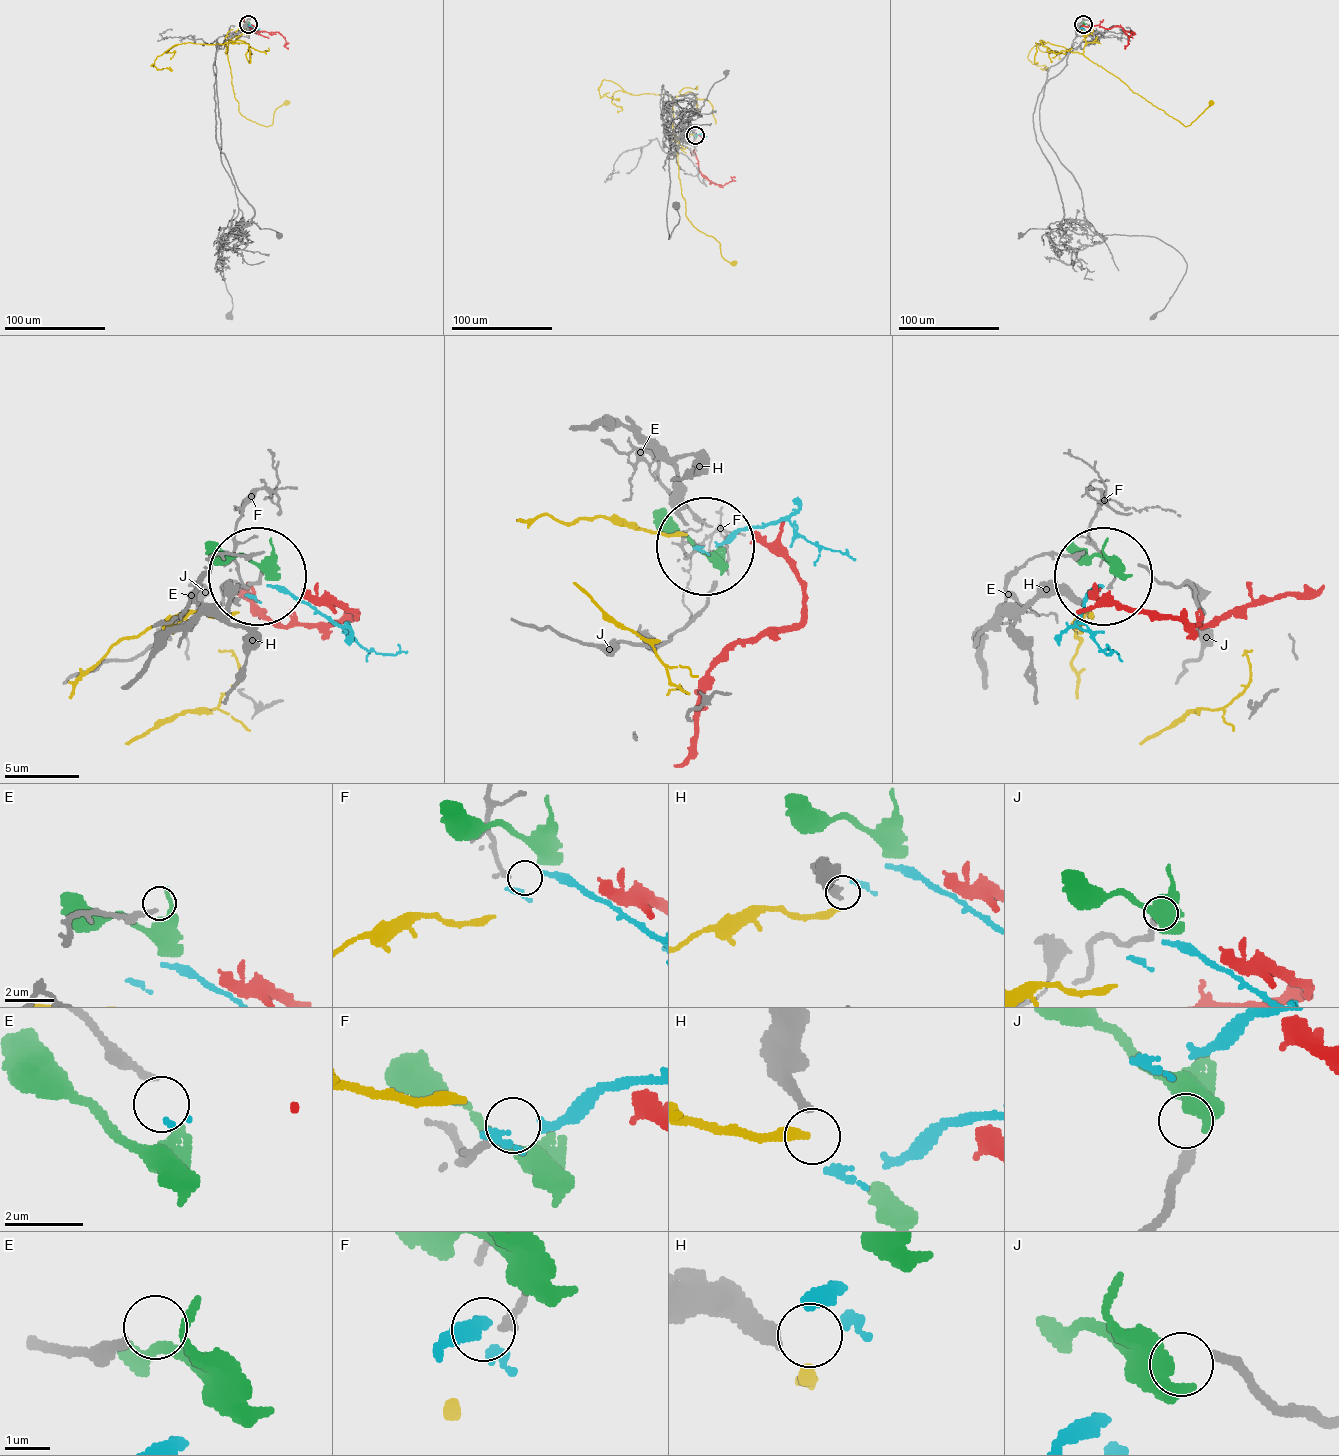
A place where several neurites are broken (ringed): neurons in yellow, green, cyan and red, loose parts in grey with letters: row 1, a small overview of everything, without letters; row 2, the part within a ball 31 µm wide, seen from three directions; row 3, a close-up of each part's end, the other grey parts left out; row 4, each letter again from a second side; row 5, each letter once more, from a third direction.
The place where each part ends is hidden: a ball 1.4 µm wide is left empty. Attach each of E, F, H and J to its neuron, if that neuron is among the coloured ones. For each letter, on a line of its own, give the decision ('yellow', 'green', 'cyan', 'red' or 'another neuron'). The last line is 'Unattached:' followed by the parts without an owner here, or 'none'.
E: another neuron
F: cyan
H: another neuron
J: green
Unattached: E, H

